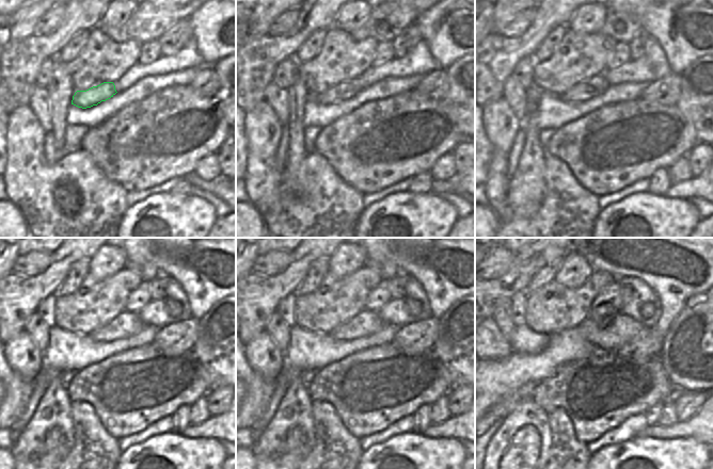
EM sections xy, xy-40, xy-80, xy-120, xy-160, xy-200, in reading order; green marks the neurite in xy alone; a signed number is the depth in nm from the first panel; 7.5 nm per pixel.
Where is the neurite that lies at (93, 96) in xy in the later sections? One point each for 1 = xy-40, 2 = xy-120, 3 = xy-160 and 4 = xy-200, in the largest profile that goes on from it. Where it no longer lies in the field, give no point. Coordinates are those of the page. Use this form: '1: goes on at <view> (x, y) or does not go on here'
1: goes on at xy-40 (342, 92)
2: goes on at xy-120 (126, 323)
3: goes on at xy-160 (366, 323)
4: goes on at xy-200 (621, 328)

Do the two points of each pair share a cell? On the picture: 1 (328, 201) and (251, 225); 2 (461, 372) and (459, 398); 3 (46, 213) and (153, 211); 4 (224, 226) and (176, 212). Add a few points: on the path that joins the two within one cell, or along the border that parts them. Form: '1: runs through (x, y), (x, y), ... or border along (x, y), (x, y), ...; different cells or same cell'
1: border along (249, 201), (259, 213), (266, 226); different cells
2: border along (463, 386), (450, 391); different cells
3: border along (128, 206), (117, 226); different cells
4: border along (218, 219), (211, 226); different cells

